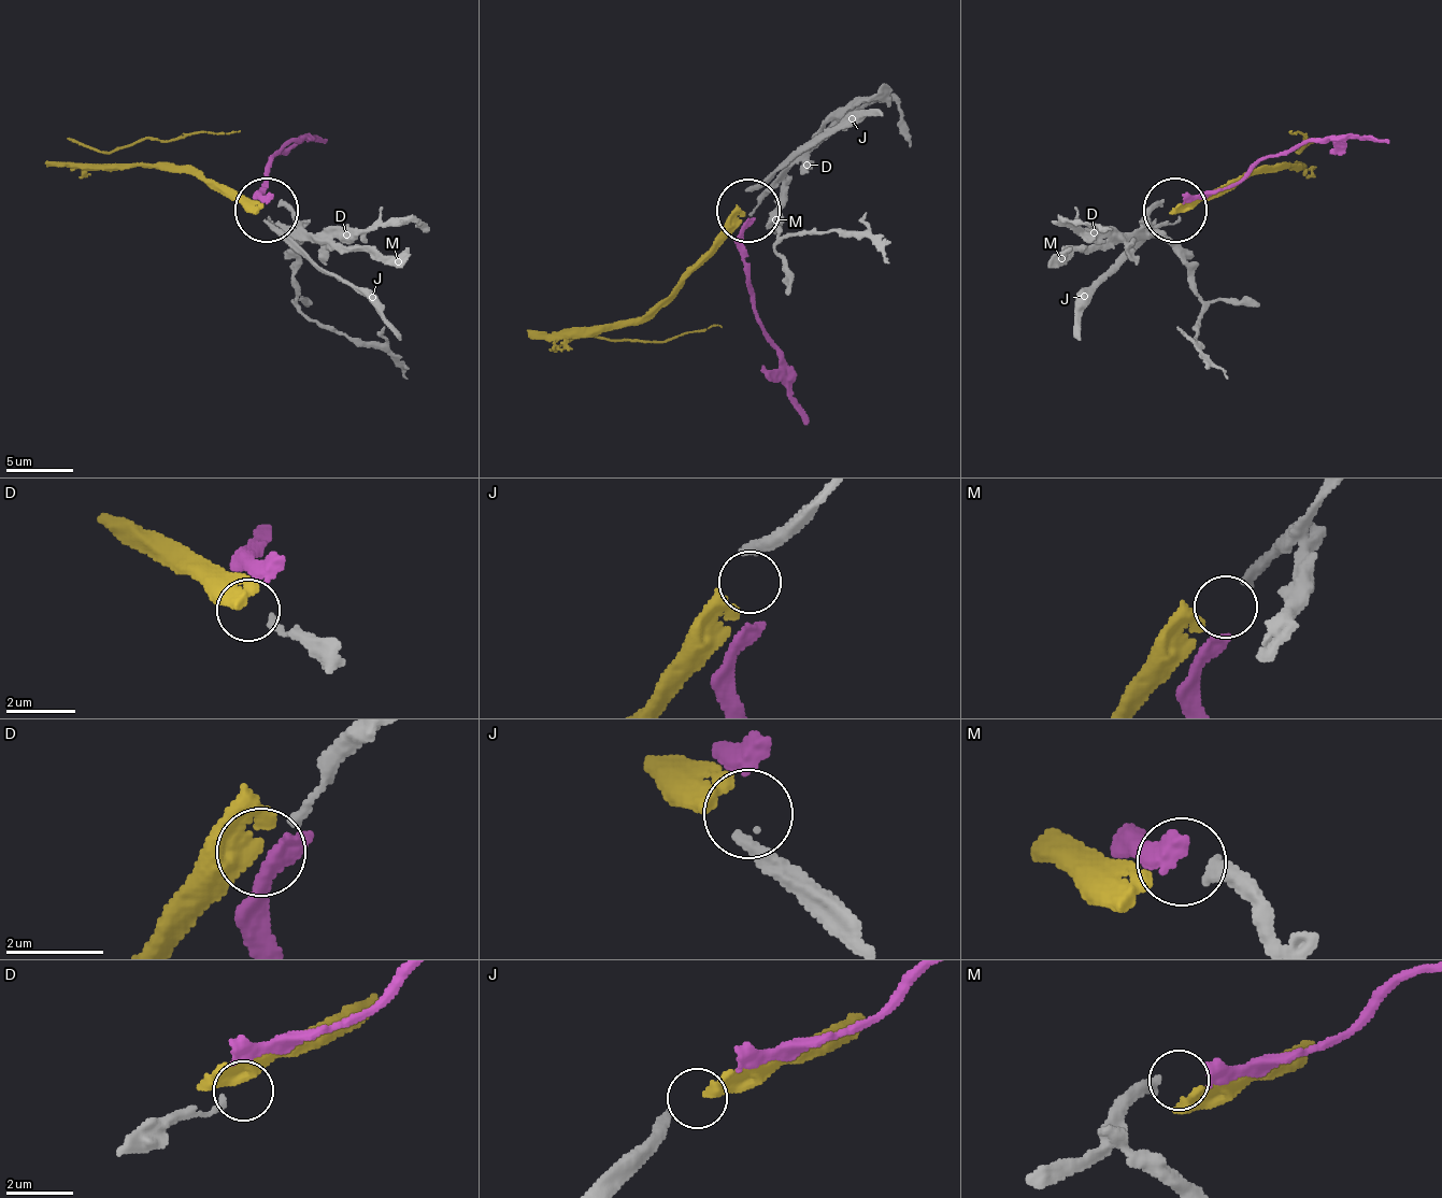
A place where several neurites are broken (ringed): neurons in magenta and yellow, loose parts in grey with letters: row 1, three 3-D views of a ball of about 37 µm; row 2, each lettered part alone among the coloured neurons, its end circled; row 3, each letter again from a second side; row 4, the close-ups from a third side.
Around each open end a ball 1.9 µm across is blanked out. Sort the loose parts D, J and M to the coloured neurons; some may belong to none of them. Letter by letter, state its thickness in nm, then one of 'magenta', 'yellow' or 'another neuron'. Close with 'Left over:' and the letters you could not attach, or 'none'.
D: 180 nm | another neuron
J: 320 nm | yellow
M: 320 nm | magenta
Left over: D

